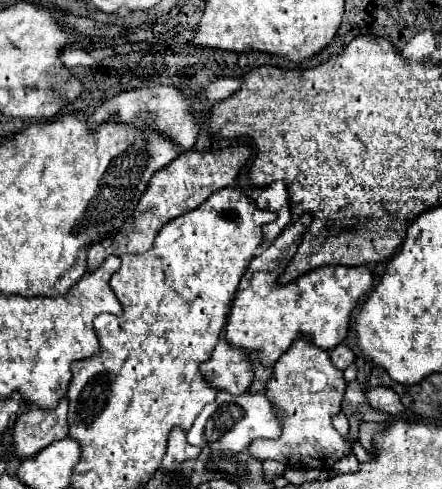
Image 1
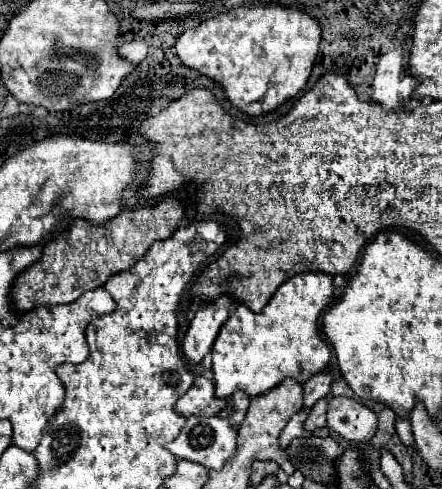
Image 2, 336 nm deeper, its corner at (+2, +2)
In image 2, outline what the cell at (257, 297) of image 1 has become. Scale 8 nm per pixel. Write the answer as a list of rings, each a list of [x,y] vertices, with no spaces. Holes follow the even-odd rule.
[[[321,272],[299,273],[285,281],[271,301],[263,307],[261,313],[253,313],[245,305],[237,305],[225,325],[221,327],[215,345],[213,345],[213,381],[215,395],[221,399],[231,397],[235,391],[245,391],[249,397],[257,397],[261,393],[271,391],[283,379],[295,379],[297,383],[307,383],[317,371],[323,371],[329,363],[329,347],[323,341],[317,319],[325,311],[325,307],[333,301],[333,277]]]

